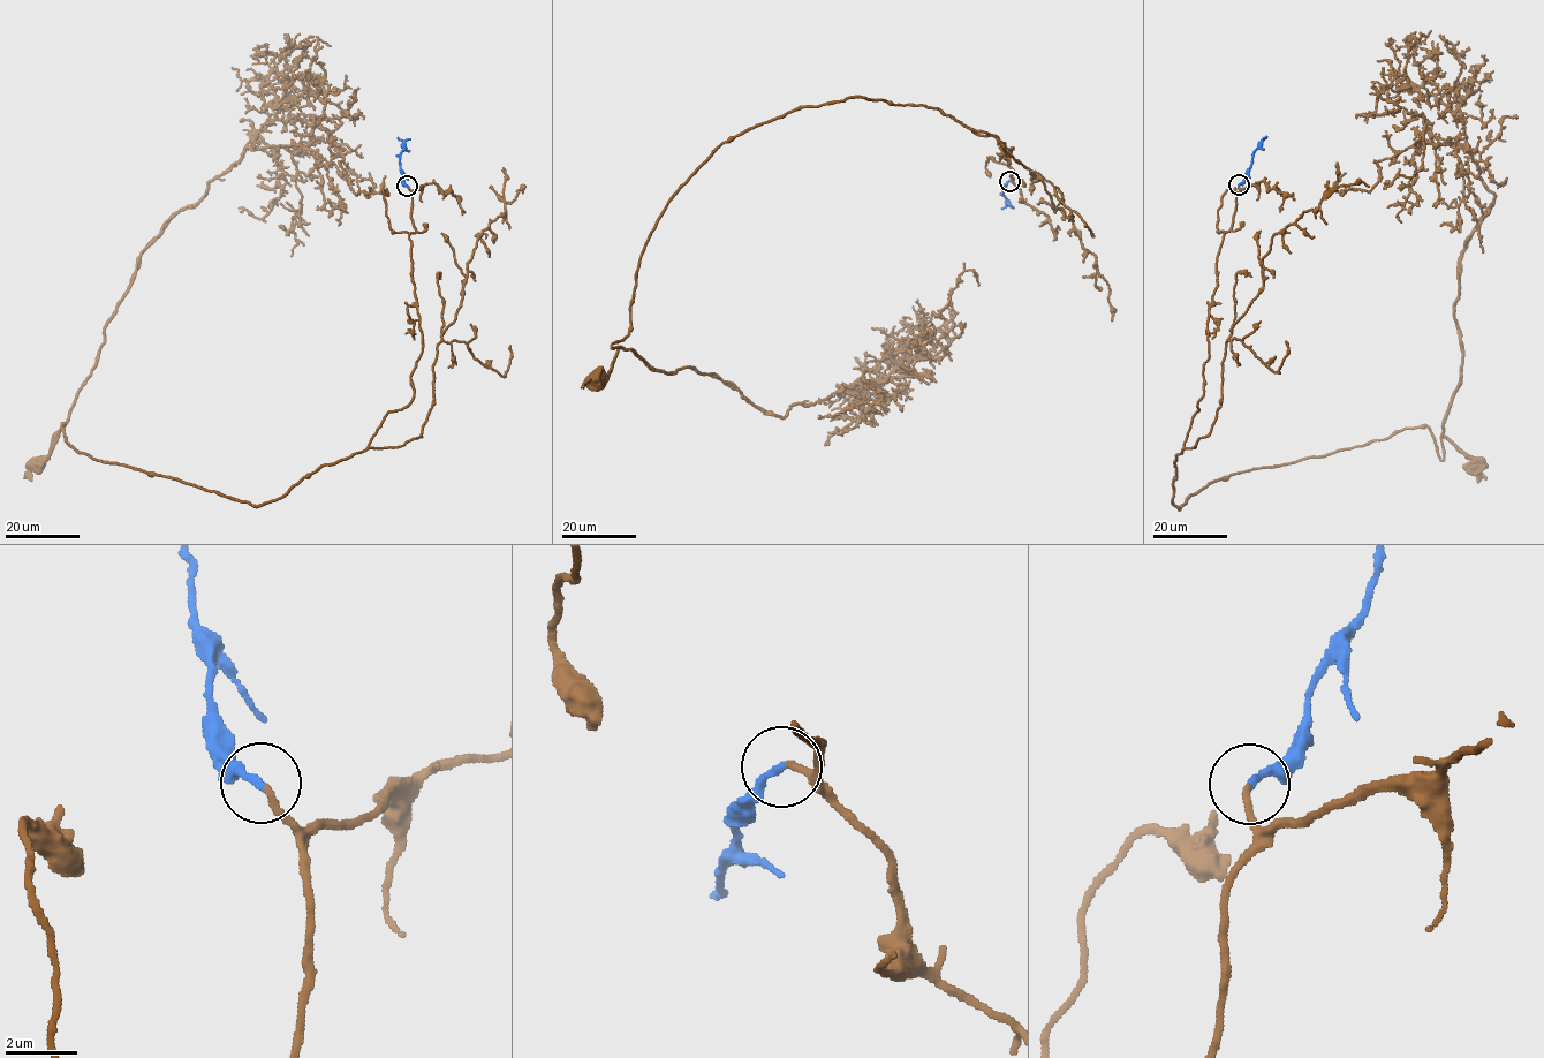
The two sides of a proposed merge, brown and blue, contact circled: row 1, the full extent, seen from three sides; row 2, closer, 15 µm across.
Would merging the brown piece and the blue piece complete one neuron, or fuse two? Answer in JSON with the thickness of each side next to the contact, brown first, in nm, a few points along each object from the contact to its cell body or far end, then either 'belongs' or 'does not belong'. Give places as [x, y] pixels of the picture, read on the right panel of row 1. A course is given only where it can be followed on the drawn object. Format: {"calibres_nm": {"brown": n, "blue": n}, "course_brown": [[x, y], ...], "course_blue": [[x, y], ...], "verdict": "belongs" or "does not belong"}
{"calibres_nm": {"brown": 170, "blue": 220}, "course_brown": [[1239, 184], [1172, 503], [1406, 428], [1425, 427], [1443, 461], [1445, 436], [1476, 463]], "course_blue": [[1239, 184], [1251, 163], [1253, 152], [1266, 135]], "verdict": "belongs"}

